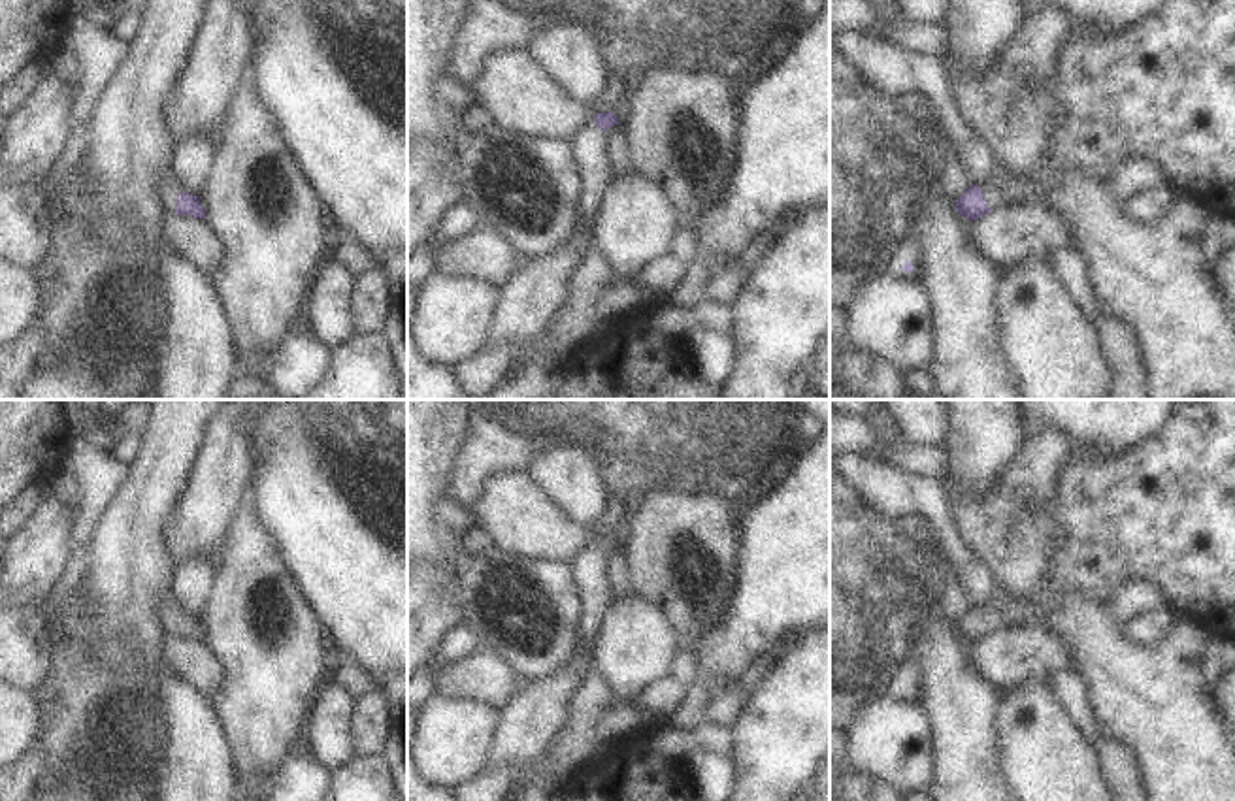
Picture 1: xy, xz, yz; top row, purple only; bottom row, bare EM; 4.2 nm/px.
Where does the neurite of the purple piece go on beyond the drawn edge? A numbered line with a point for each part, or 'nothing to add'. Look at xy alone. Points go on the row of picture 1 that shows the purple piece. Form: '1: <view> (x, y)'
1: xy (170, 189)

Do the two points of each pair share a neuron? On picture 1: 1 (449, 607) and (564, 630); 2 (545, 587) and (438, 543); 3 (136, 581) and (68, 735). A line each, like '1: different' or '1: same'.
1: different
2: different
3: different

